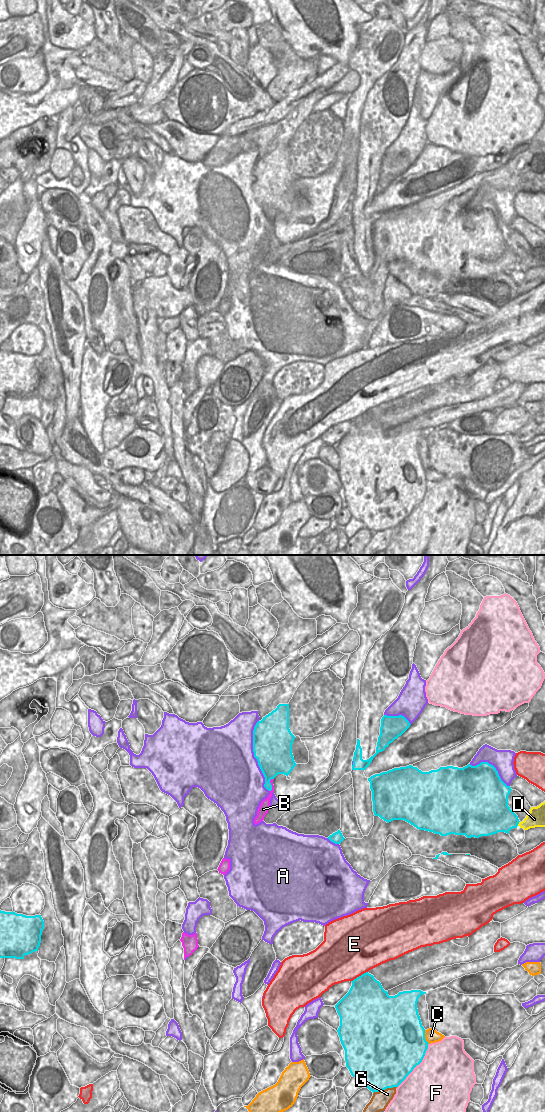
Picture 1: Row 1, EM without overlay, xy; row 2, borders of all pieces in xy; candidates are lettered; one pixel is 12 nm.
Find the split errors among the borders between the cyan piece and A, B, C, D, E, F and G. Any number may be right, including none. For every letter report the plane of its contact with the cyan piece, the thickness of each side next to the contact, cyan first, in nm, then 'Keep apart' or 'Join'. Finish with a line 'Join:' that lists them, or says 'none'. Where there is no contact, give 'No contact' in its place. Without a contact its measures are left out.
A: Touches cyan in xy. Thickness 480 nm (cyan) against 500 nm. Keep apart
B: Touches cyan in xy. Thickness 280 nm (cyan) against 120 nm. Keep apart
C: Touches cyan in xy. Thickness 500 nm (cyan) against 160 nm. Keep apart
D: Touches cyan in xy. Thickness 340 nm (cyan) against 220 nm. Keep apart
E: Touches cyan in xy. Thickness 420 nm (cyan) against 500 nm. Keep apart
F: Touches cyan in xy. Thickness 500 nm (cyan) against 480 nm. Keep apart
G: Touches cyan in xy. Thickness 500 nm (cyan) against 220 nm. Keep apart
Join: none.

